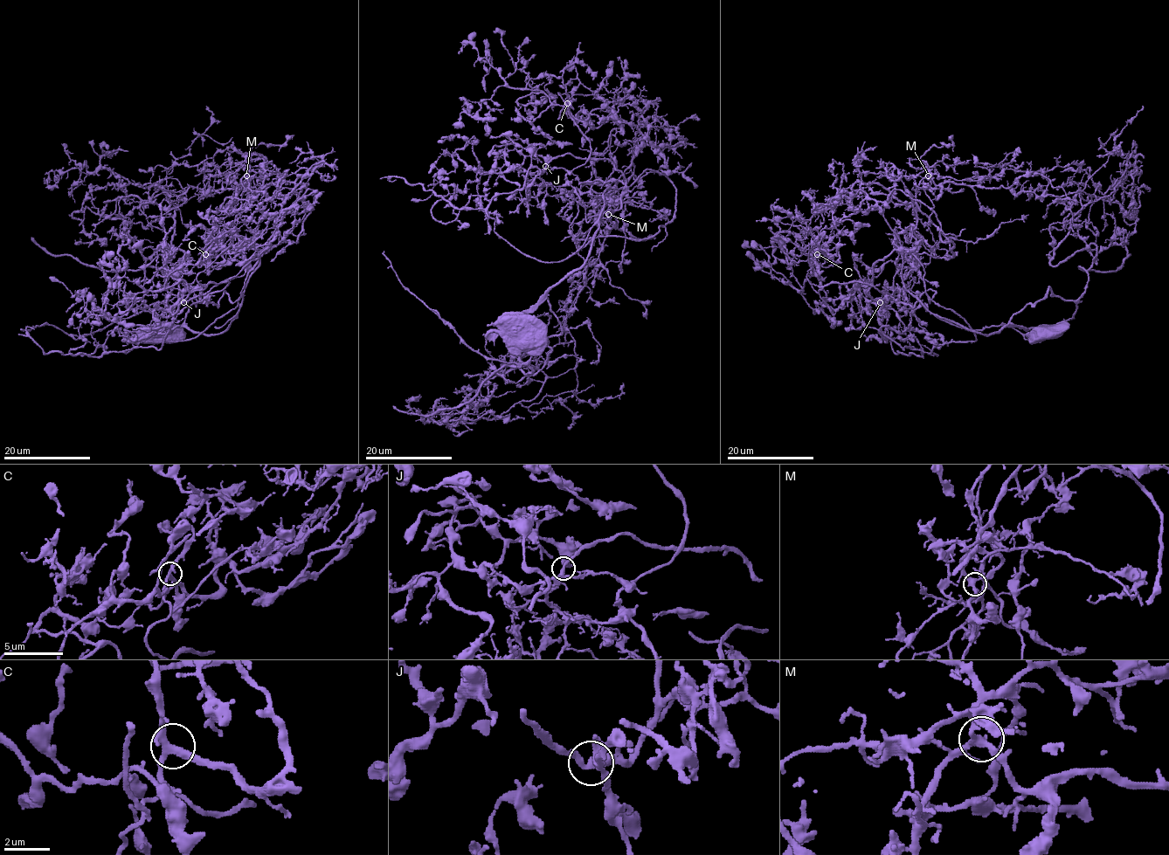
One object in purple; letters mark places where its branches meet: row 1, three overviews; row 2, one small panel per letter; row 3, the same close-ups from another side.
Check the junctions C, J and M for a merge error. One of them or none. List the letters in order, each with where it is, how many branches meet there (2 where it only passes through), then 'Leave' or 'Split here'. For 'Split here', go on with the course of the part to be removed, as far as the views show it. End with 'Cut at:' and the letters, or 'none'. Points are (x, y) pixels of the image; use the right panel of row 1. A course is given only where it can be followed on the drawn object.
C: Place: (817, 254). Branches: 3. Leave
J: Place: (880, 302). Branches: 3. Leave
M: Place: (928, 175). Branches: 3. Leave
Cut at: none

